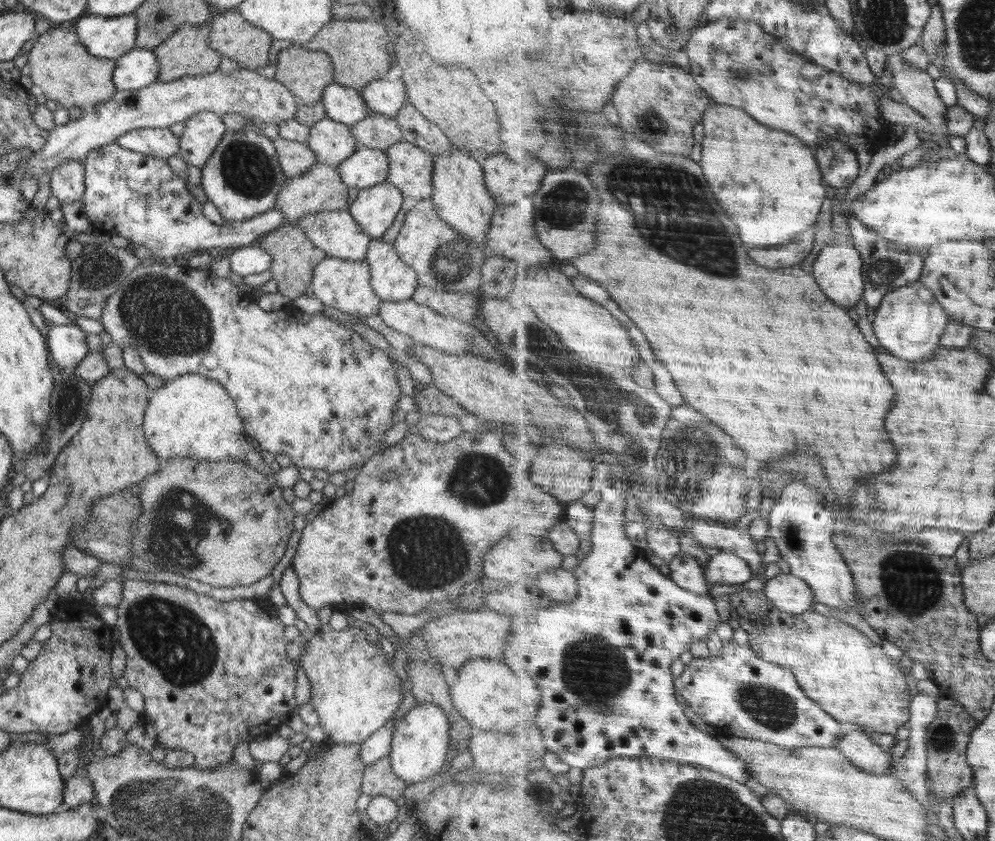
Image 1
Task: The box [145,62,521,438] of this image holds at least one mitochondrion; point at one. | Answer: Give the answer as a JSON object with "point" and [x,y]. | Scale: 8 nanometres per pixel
{"point":[247,168]}

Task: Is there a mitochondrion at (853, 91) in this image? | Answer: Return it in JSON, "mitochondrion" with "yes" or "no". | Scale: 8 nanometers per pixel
{"mitochondrion":"no"}

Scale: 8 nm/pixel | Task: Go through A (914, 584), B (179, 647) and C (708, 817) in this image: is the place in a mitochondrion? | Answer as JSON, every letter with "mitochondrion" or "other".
{"A":"mitochondrion","B":"mitochondrion","C":"mitochondrion"}

